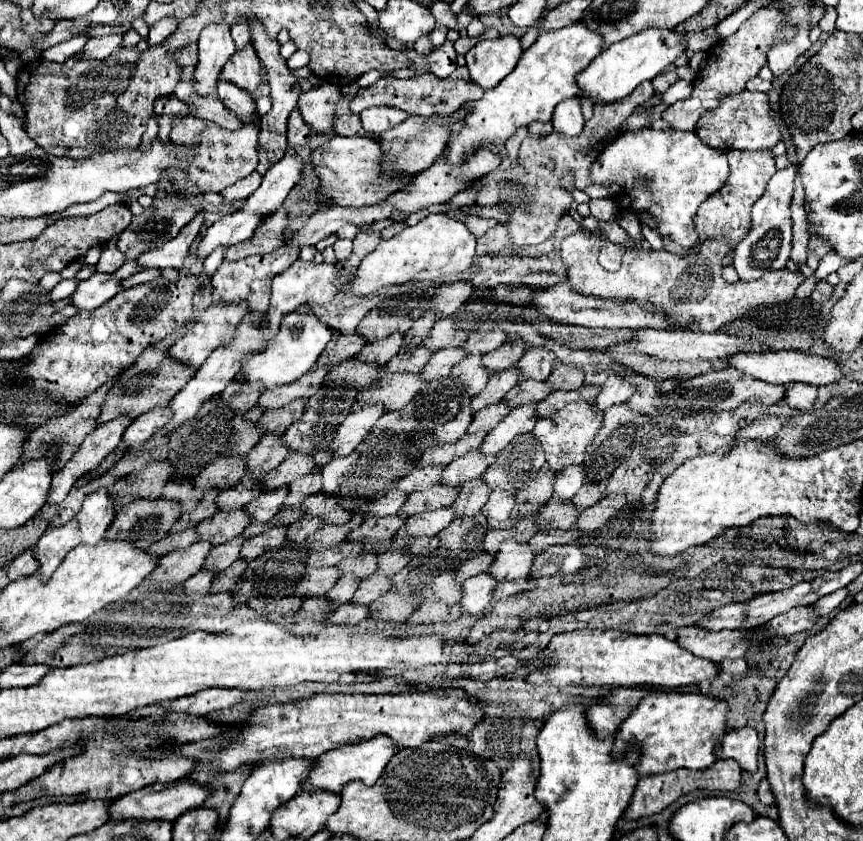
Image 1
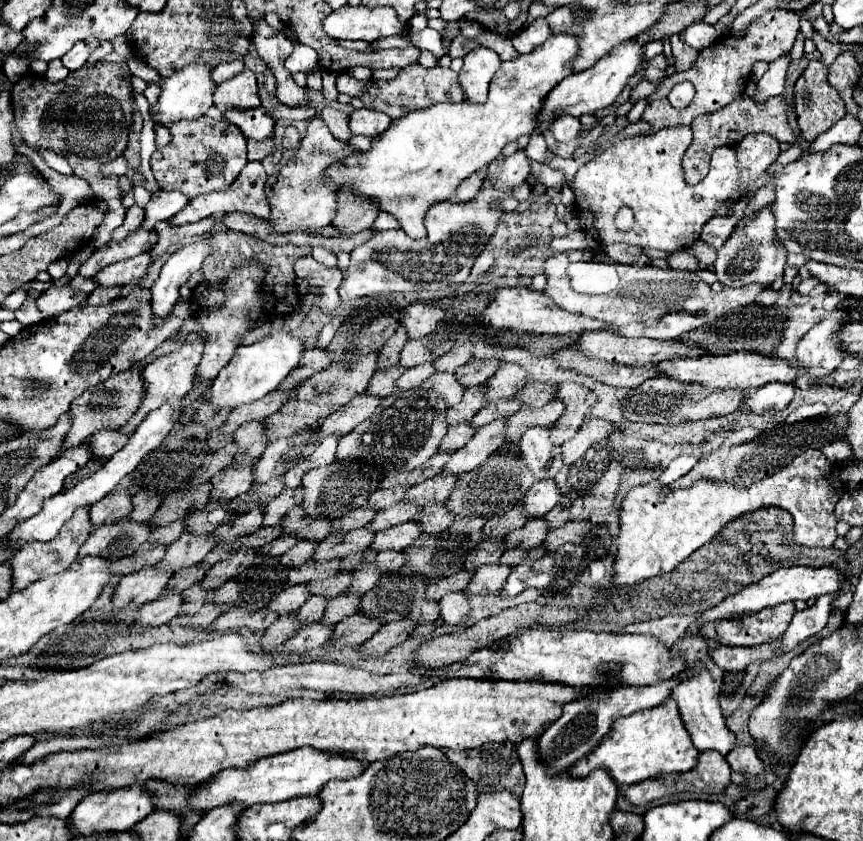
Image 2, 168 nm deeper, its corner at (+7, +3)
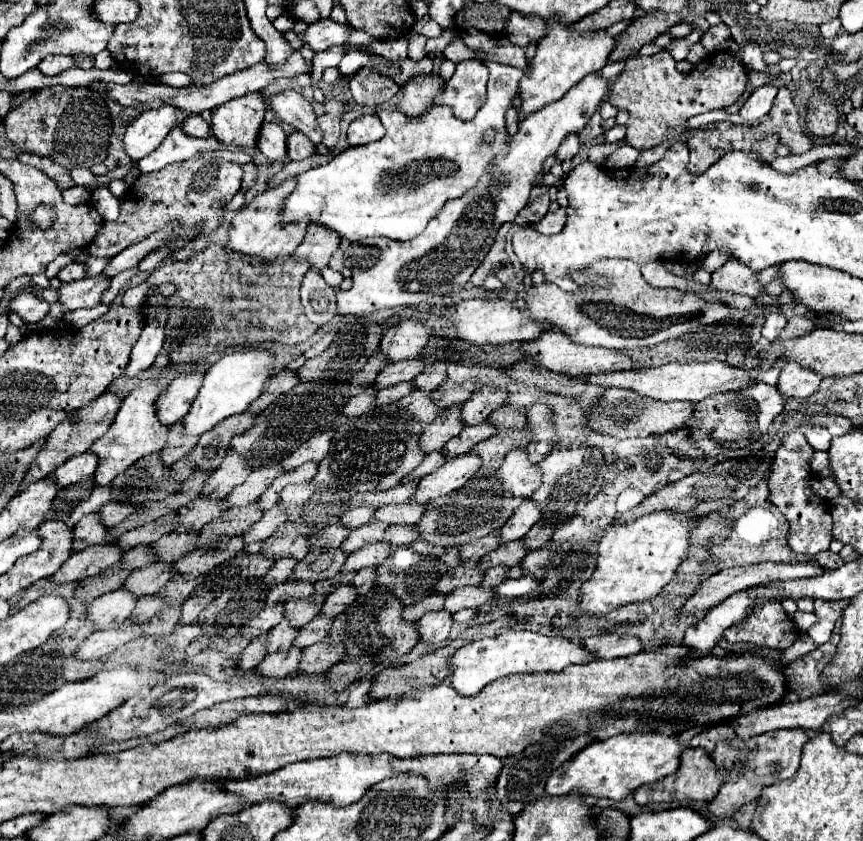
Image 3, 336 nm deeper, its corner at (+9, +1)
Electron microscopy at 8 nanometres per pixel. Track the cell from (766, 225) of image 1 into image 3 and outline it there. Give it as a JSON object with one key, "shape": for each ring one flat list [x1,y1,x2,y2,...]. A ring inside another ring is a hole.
{"shape":[[730,258,724,266,712,272,712,288,728,290,734,294,746,294,752,298,762,296,764,286,756,280,756,272,736,258]]}

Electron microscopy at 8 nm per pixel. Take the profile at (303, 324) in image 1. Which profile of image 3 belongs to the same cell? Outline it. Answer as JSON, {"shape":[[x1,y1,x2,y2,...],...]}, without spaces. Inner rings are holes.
{"shape":[[262,348,228,352,218,362,214,362,210,370,206,370,204,384,196,400,192,402,190,412,182,420,186,434,204,434,210,428,214,428,220,420,246,412,248,406,266,390,266,384,274,370,274,362,276,362,276,354,272,350,262,350]]}

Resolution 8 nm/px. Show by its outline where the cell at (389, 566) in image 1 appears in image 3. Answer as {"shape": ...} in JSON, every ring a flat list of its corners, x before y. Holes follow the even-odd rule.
{"shape":[[342,584,342,586,336,586,334,592,326,598,322,612,328,614,328,616,342,614,356,598,358,598,358,588,356,588,354,584]]}

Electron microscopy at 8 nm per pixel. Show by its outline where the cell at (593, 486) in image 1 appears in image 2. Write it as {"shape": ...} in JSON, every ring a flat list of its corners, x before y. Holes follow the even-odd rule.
{"shape":[[558,504,558,506,554,506,554,510,550,510,550,514,544,516,544,520,546,520,546,524,548,524,550,530,560,528,560,526,564,526,570,520,570,510,566,506]]}

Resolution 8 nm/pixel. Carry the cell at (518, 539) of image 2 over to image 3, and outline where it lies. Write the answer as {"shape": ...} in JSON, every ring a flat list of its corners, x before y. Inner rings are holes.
{"shape":[[512,540,506,544,500,544,496,550,488,552,486,556,480,558,480,568,492,568,492,566,516,566,520,564,520,560,528,554,528,548,524,544,524,540]]}

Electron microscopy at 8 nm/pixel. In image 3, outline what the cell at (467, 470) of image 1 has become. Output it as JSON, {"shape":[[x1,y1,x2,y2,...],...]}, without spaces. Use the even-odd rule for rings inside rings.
{"shape":[[404,502,404,504,388,504,376,510,376,520,384,520,386,524,416,524,424,510,428,506,426,504,418,504,418,502]]}

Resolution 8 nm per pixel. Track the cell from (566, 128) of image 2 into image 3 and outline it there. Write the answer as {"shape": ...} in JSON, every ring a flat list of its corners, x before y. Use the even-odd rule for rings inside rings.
{"shape":[[570,134,570,136,566,136,566,138,562,140,560,148,558,148,558,162,564,162,566,158,572,158,572,156,576,156,578,148,580,148,578,134]]}

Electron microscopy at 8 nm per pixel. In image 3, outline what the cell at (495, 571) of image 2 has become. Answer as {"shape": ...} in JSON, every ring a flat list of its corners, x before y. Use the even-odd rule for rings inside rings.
{"shape":[[464,586,454,590,448,600,444,602,444,610,448,612,458,612,464,608,478,608,484,602,488,602,494,596,494,590,484,590,482,586]]}

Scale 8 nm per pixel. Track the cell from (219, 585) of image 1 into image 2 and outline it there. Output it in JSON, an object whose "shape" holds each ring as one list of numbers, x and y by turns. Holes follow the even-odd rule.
{"shape":[[192,584,192,586,186,588,180,596,182,596,180,616,192,616,192,614,198,614,200,608,206,604,206,600,212,598,212,592,202,590,200,584]]}

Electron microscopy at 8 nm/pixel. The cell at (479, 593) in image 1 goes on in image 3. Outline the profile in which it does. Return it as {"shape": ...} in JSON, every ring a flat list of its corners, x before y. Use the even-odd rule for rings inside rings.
{"shape":[[438,610,438,612,428,612,418,620,418,632,420,638,426,642,444,642,450,634,452,628,452,614,446,610]]}

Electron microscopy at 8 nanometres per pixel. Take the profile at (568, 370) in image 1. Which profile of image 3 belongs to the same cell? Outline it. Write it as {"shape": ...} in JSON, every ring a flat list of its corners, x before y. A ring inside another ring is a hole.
{"shape":[[502,404,492,412,492,424,498,426,498,430,504,428,524,428,526,426,526,410,524,408,512,408,508,404]]}

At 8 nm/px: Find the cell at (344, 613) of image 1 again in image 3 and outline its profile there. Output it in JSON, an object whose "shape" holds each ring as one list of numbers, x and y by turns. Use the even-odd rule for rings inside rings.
{"shape":[[292,646,286,652,272,652,256,666,256,672,262,676,274,676,274,678,294,674,298,672,298,666,300,666,300,654,302,654,302,648,298,646]]}

